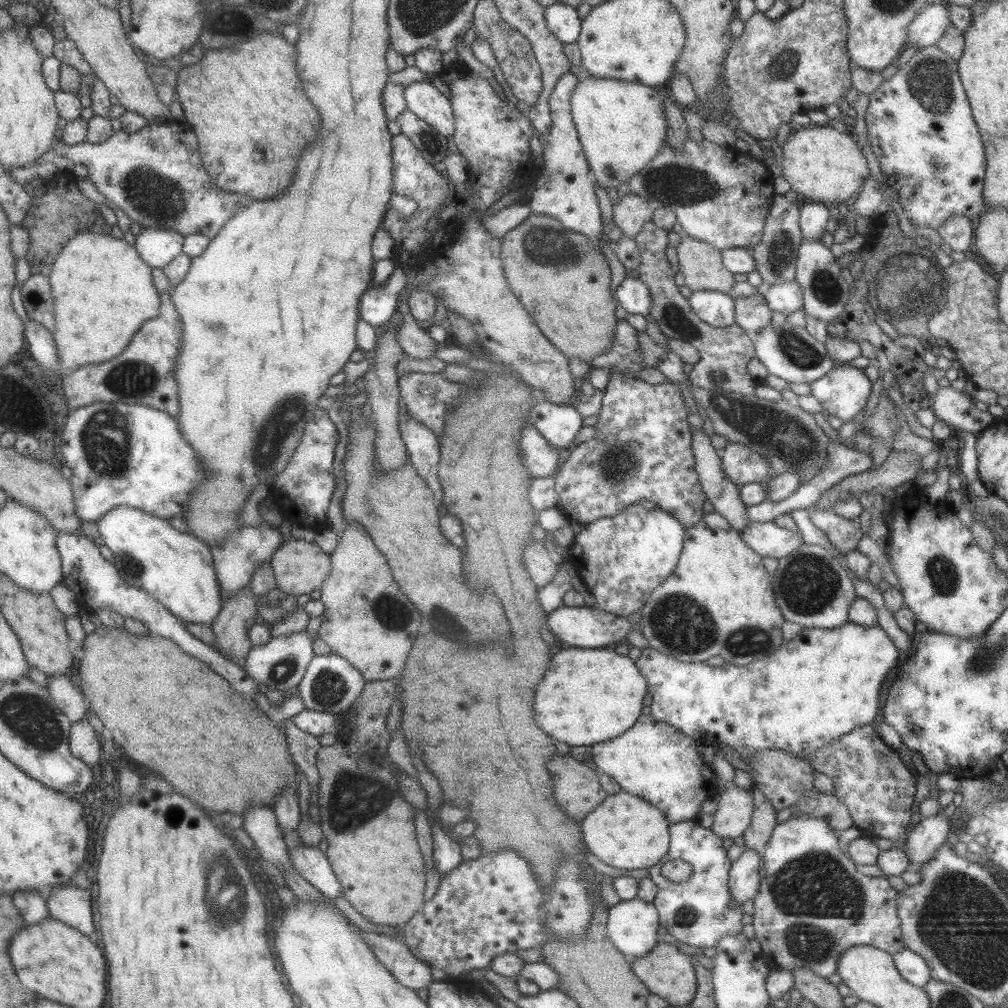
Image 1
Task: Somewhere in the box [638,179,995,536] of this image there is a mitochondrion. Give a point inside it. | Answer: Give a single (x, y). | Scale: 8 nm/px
(913, 292)

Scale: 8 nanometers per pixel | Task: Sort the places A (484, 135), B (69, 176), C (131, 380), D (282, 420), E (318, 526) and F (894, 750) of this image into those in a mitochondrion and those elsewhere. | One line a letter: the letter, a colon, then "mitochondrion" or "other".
A: other
B: other
C: mitochondrion
D: mitochondrion
E: other
F: other

